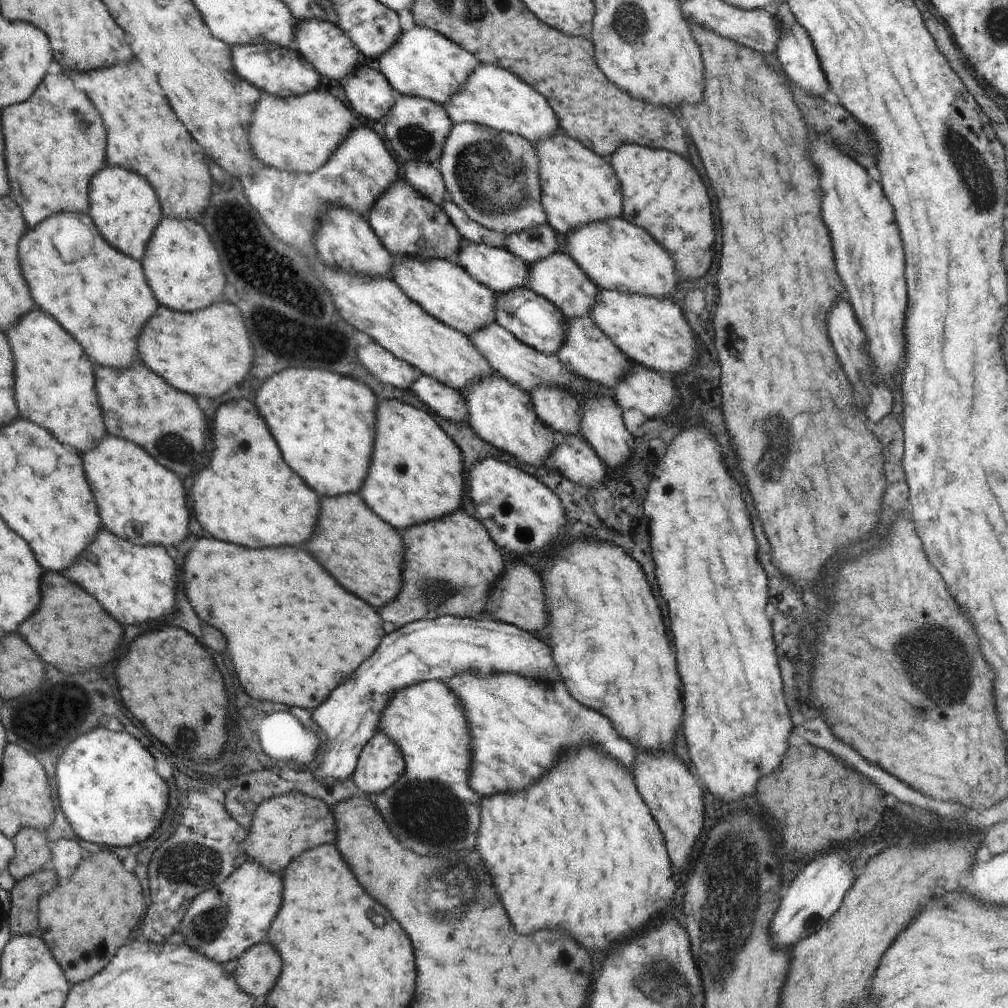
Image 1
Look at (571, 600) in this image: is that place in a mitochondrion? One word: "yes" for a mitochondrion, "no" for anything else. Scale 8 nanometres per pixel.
yes

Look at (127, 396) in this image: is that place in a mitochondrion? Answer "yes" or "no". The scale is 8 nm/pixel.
no

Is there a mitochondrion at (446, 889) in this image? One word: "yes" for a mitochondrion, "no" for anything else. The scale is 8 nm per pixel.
yes

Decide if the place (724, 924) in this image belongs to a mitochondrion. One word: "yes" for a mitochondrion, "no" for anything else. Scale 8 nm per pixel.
yes

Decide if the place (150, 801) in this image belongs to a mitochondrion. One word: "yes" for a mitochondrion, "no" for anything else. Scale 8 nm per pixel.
no

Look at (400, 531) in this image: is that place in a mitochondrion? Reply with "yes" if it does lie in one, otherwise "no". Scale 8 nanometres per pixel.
no

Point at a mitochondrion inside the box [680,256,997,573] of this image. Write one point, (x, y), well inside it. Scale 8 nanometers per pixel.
(780, 454)

